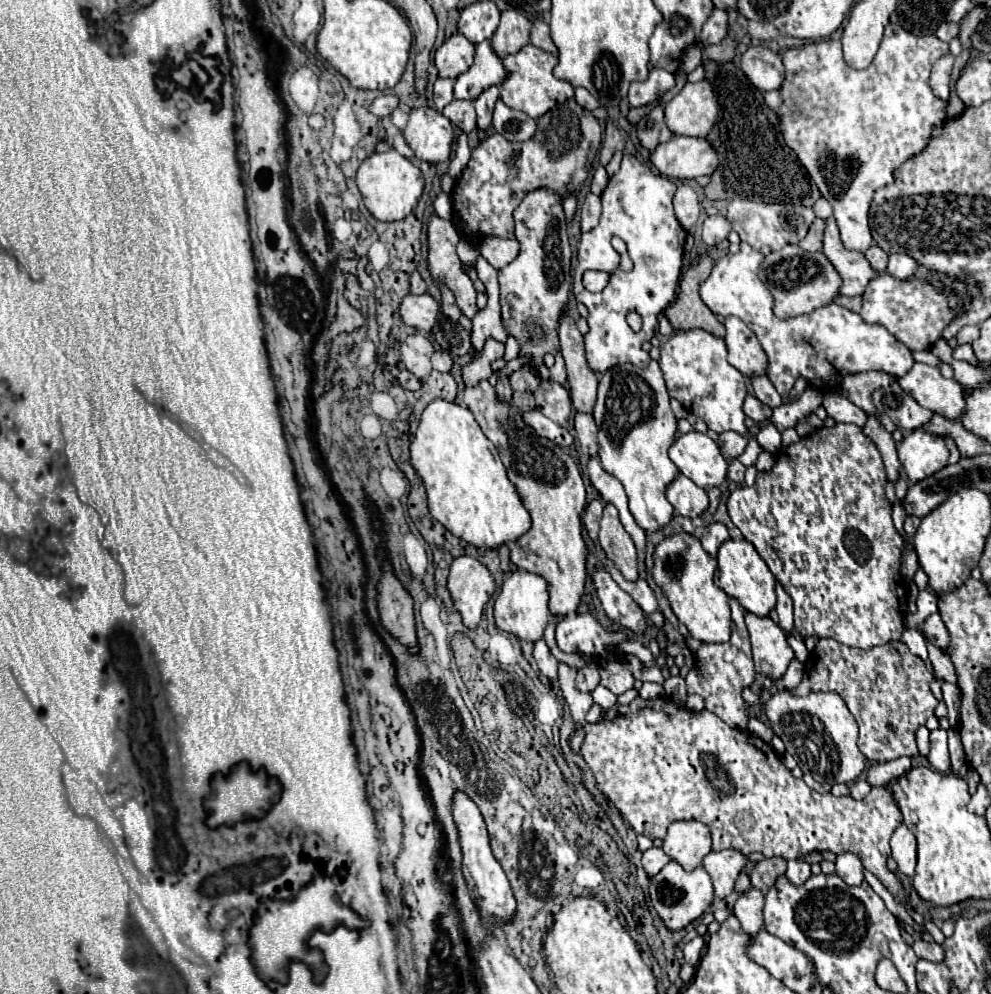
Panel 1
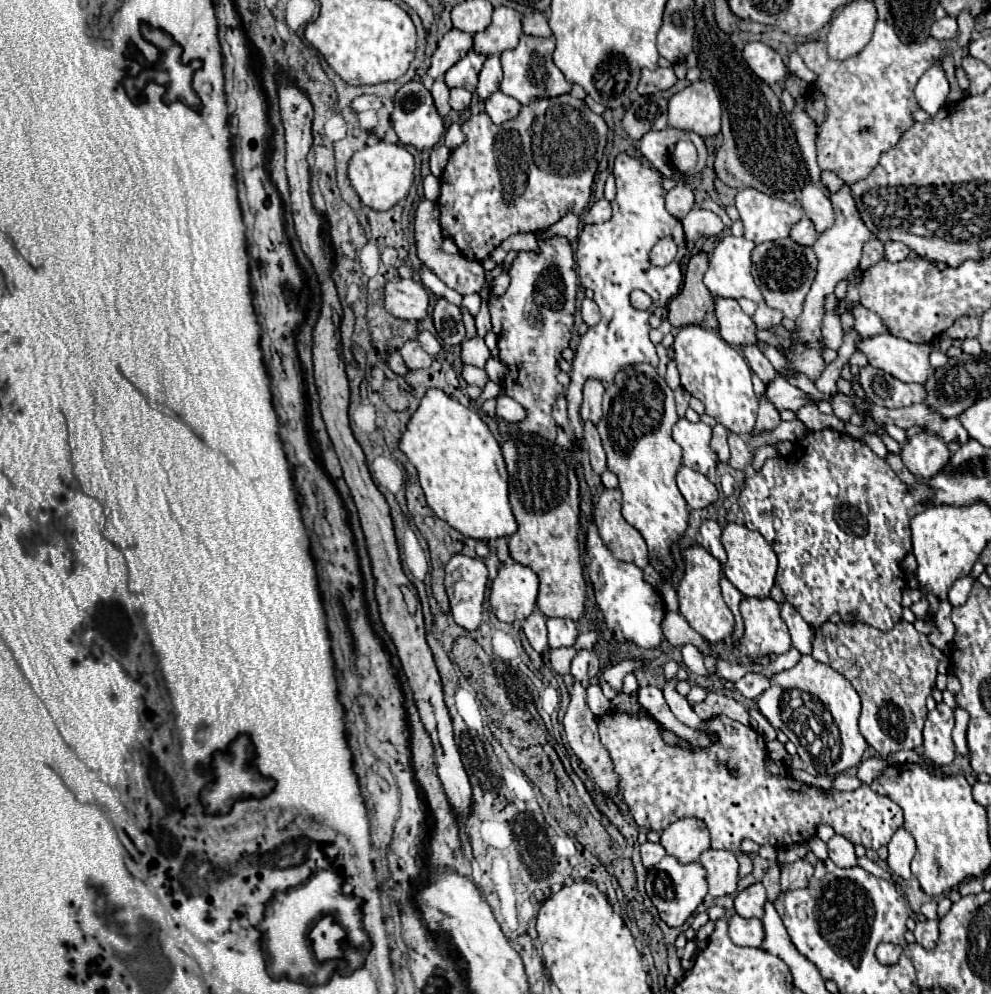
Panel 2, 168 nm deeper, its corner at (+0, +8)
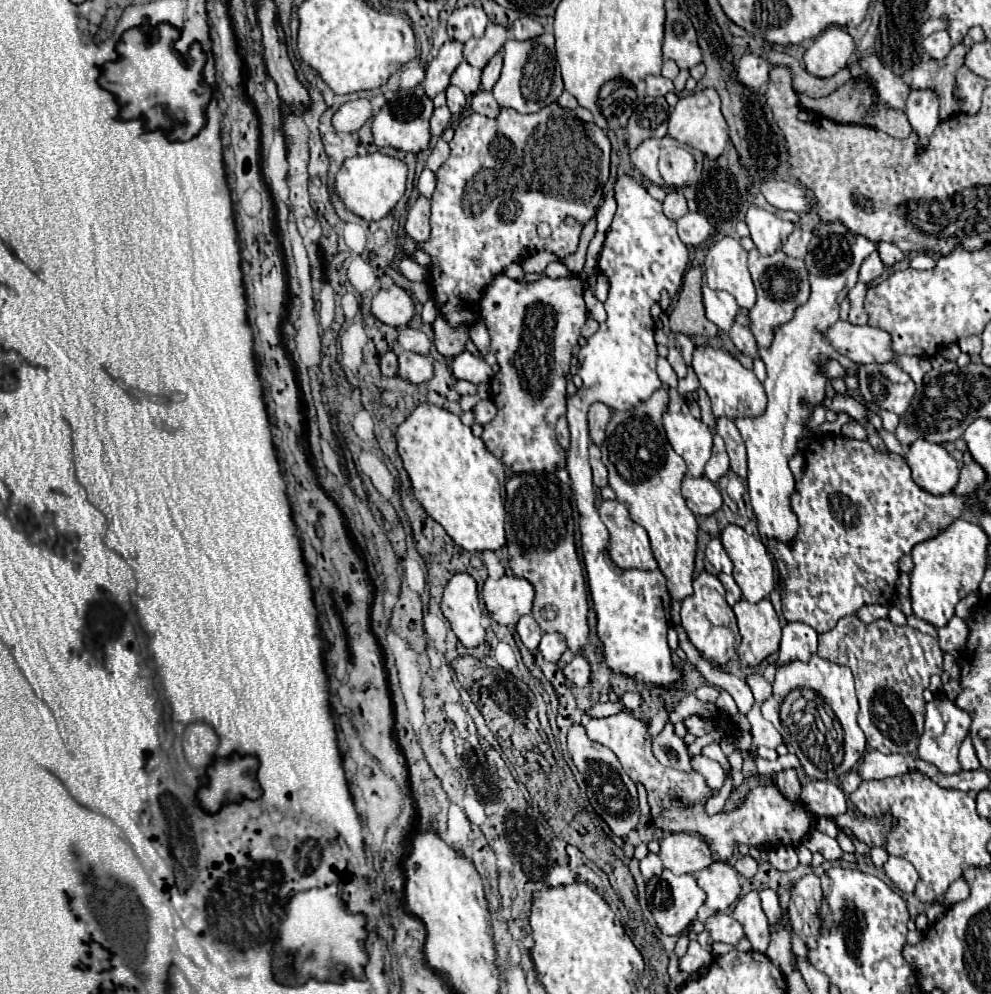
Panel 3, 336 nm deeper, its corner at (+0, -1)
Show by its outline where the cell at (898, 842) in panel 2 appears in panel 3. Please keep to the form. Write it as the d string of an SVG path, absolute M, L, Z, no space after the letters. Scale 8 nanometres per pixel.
M889 856L889 860L883 864L883 870L887 874L887 878L905 894L911 894L915 890L917 884L917 870L911 862L897 858L897 856Z

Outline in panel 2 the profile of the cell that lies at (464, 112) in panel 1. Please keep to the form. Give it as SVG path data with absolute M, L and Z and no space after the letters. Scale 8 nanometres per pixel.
M451 89L451 109L455 111L465 111L471 103L471 93L467 89Z

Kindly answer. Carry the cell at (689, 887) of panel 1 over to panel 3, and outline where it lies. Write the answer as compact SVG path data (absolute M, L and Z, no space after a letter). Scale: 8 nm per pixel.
M663 870L661 876L655 876L647 882L647 904L659 926L659 930L667 936L675 936L687 930L687 926L697 918L697 910L705 902L705 892L697 886L693 874L675 876L671 870Z

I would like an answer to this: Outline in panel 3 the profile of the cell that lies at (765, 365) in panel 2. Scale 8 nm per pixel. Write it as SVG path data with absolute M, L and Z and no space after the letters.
M735 322L735 324L731 326L731 330L729 330L729 338L731 338L733 344L737 346L737 350L741 350L743 354L749 354L749 356L753 356L753 358L759 356L759 354L757 354L755 338L753 338L753 334L751 334L749 328L745 328L745 326L741 326L741 324Z

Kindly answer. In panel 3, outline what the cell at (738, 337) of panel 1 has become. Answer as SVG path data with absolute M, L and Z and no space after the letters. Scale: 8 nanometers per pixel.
M703 284L703 304L707 318L719 326L719 330L729 330L729 326L735 322L735 316L739 314L739 306L735 298L729 292L723 290L711 290L707 284Z

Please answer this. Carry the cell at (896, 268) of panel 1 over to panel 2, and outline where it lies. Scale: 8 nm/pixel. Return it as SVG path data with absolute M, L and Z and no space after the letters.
M895 241L885 243L885 259L887 261L893 261L893 263L903 261L903 259L909 257L909 253L911 253L911 249L907 245L903 245L903 243L895 243Z

